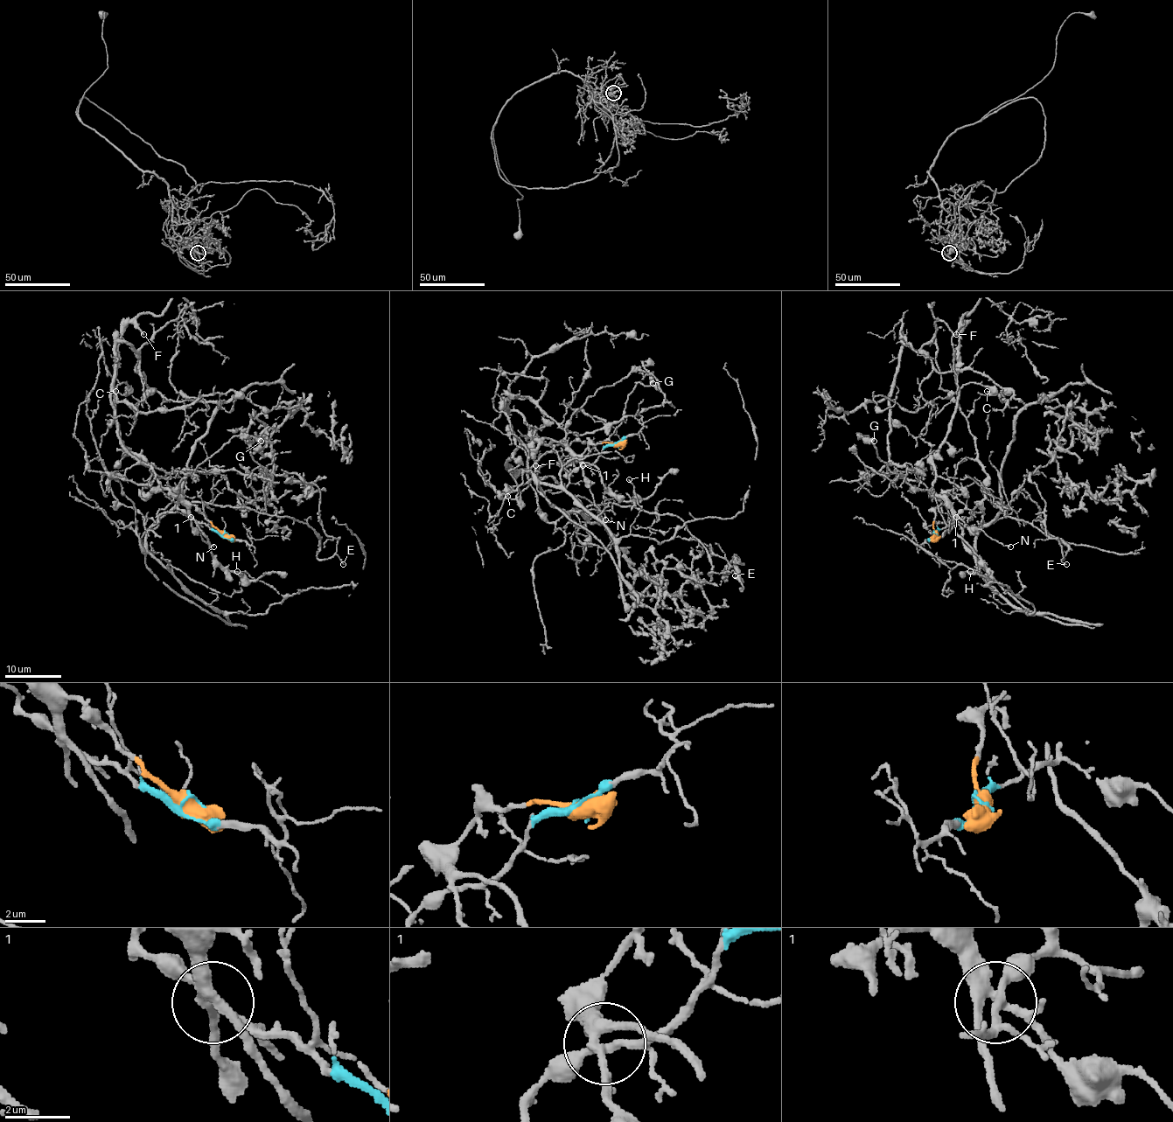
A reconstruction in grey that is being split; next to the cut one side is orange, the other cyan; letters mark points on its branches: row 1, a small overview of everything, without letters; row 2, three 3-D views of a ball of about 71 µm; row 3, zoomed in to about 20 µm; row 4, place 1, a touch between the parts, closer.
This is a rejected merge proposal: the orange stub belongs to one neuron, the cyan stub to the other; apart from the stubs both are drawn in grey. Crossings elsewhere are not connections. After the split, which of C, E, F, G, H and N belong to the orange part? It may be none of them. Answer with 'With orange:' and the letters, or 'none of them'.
With orange: C, F, G, H, N

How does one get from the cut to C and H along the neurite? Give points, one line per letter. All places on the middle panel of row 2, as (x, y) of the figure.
C: (617, 443), (591, 443), (580, 455), (557, 442), (522, 445), (506, 460), (520, 491), (516, 499), (508, 496)
H: (617, 443), (591, 443), (581, 457), (599, 471), (601, 482), (615, 496), (626, 501), (633, 497), (629, 478)

